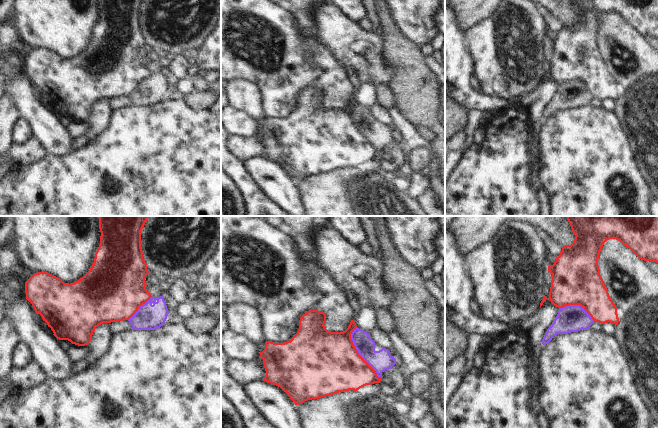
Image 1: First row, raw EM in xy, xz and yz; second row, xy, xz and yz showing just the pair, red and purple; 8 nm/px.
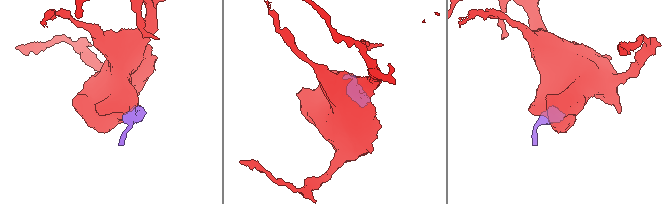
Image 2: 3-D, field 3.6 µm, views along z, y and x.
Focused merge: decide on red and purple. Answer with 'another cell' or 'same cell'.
another cell

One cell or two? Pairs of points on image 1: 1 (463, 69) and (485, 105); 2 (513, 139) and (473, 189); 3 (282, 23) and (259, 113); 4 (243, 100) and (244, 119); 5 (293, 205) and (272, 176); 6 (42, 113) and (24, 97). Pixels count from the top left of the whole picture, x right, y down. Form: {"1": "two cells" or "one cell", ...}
{"1": "one cell", "2": "one cell", "3": "two cells", "4": "two cells", "5": "one cell", "6": "one cell"}

